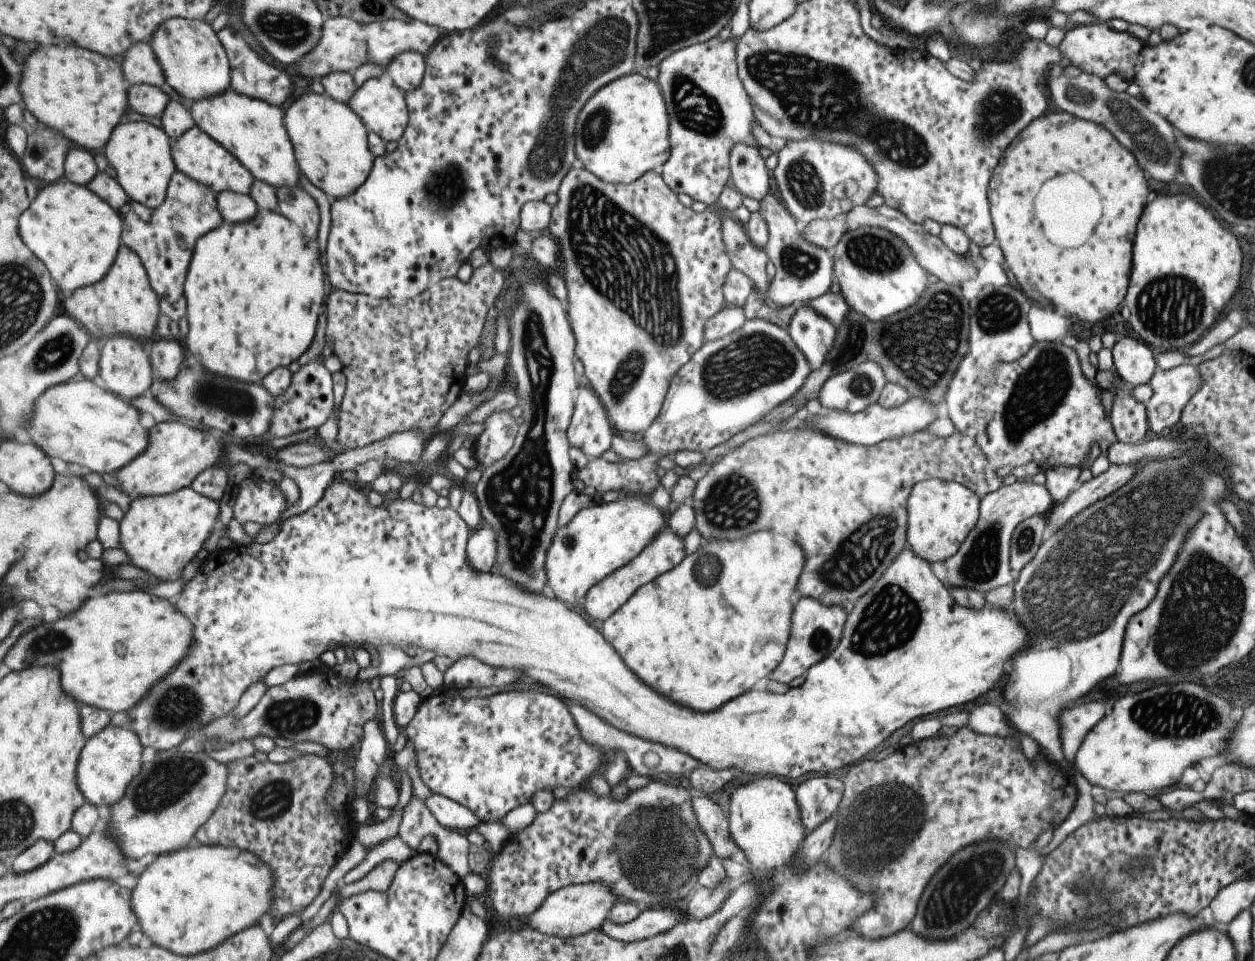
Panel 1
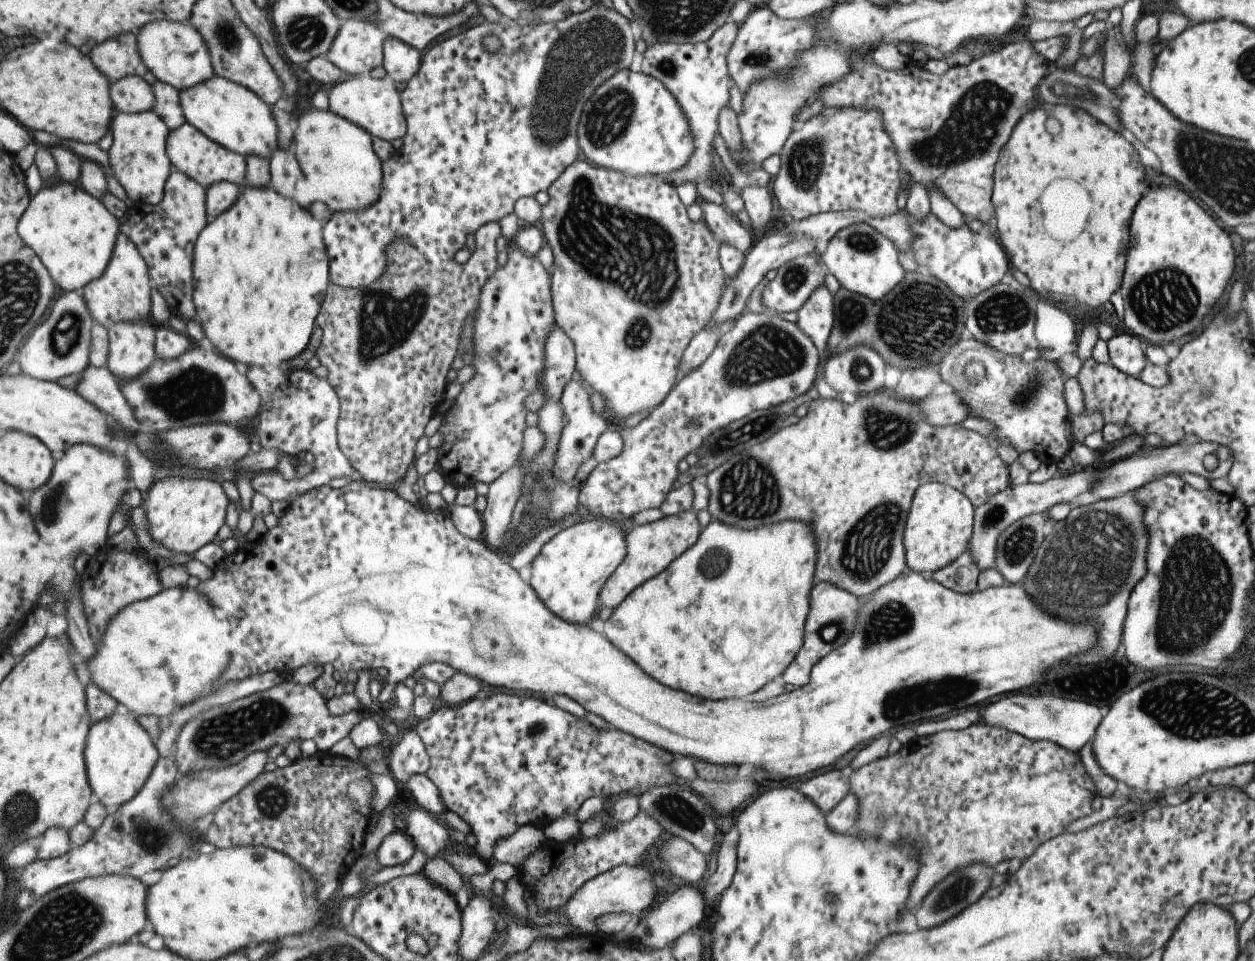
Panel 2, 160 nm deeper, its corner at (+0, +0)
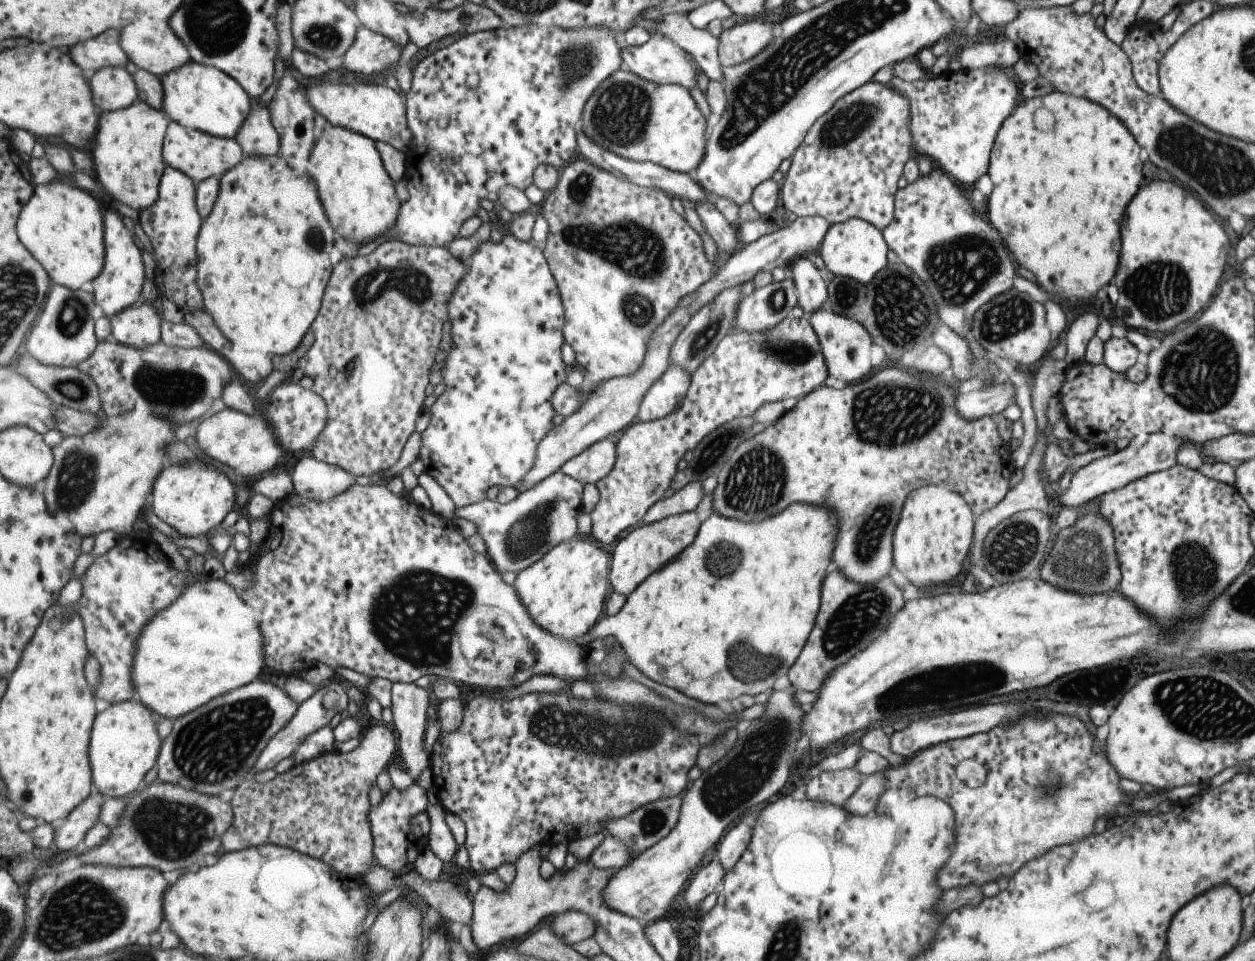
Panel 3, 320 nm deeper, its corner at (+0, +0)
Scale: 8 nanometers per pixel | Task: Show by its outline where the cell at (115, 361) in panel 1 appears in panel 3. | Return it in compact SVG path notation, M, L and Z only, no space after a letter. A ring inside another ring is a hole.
M154 303L133 305L112 319L113 339L143 348L162 341L163 319Z

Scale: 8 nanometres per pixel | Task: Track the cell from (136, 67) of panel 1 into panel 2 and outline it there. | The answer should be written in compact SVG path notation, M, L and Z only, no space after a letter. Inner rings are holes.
M123 34L121 38L107 40L101 46L93 48L91 60L111 82L115 83L126 76L143 76L147 65L143 62L140 50L137 50L136 34Z

